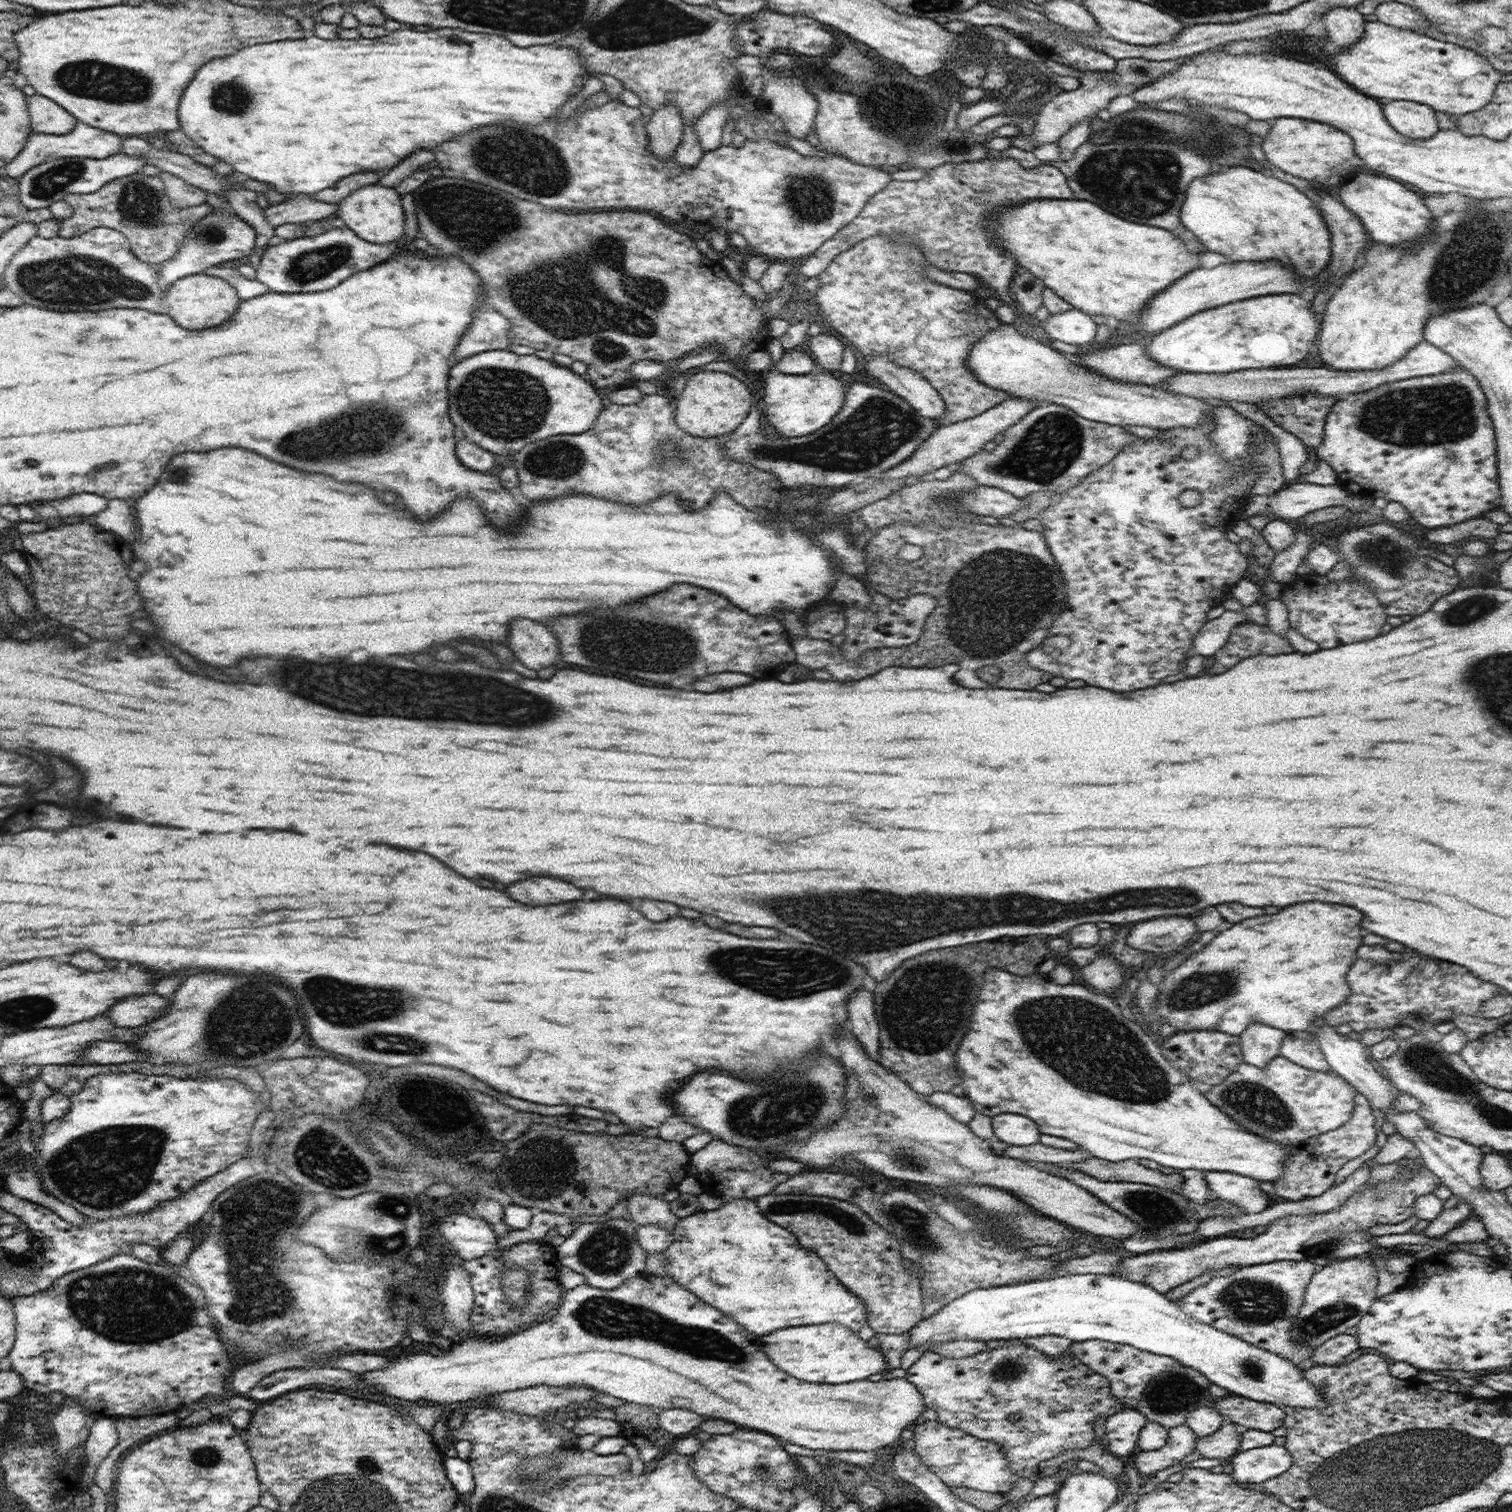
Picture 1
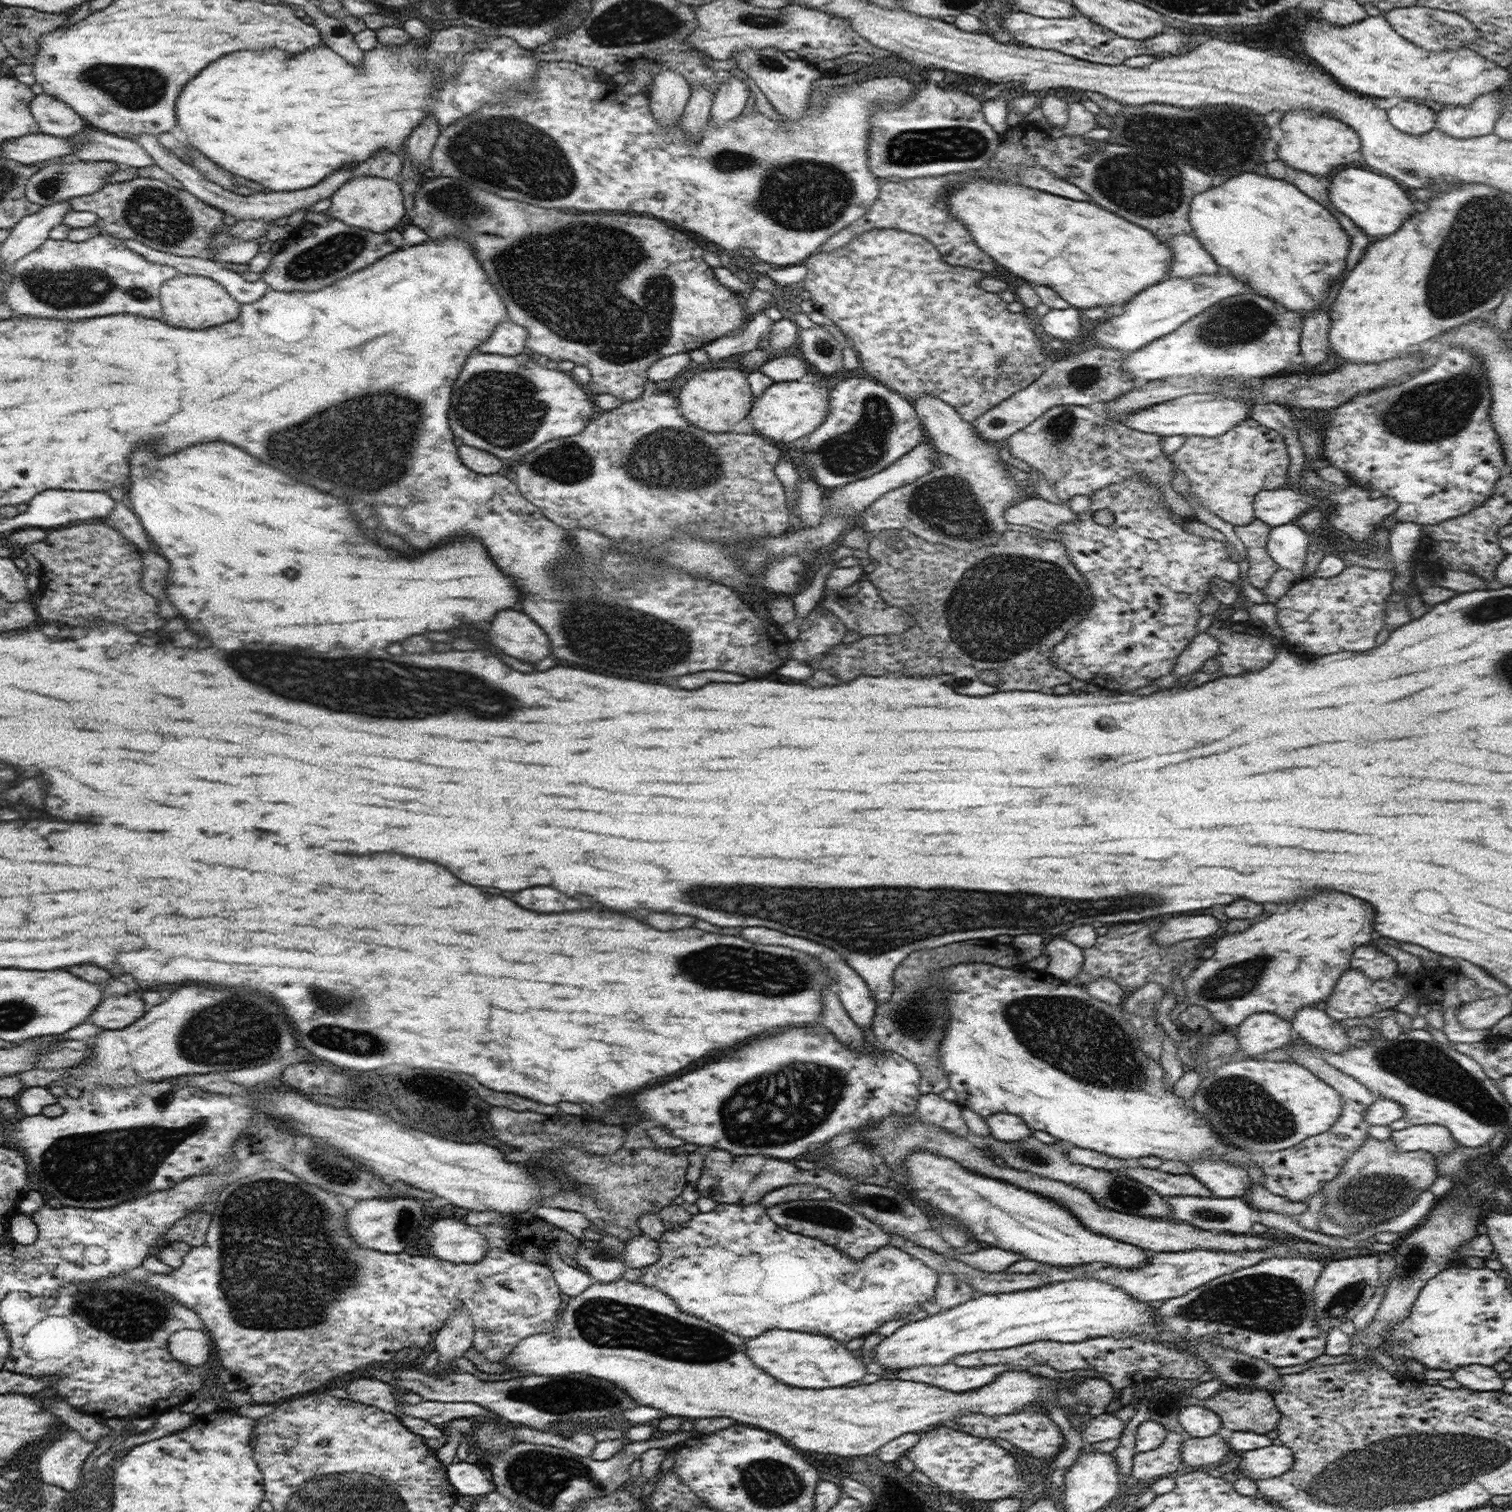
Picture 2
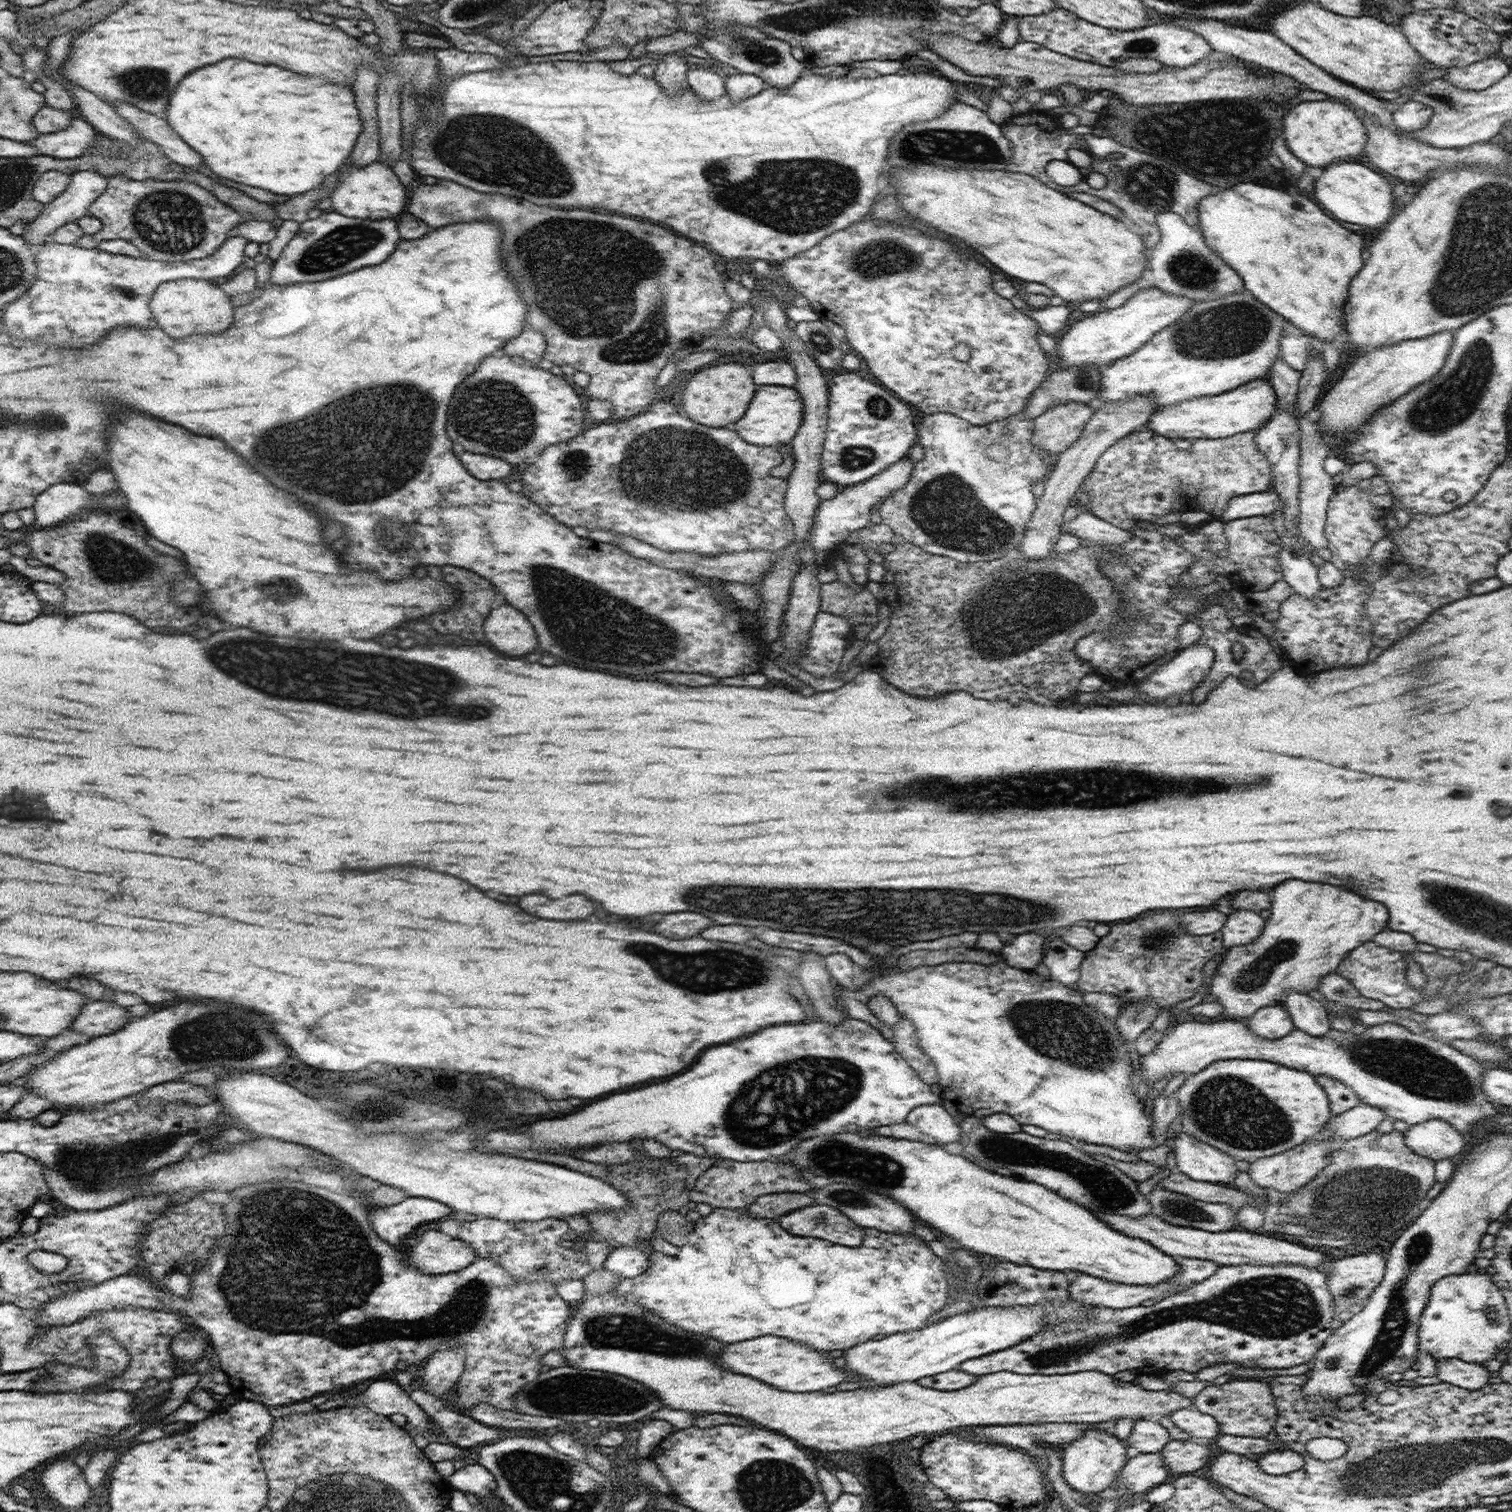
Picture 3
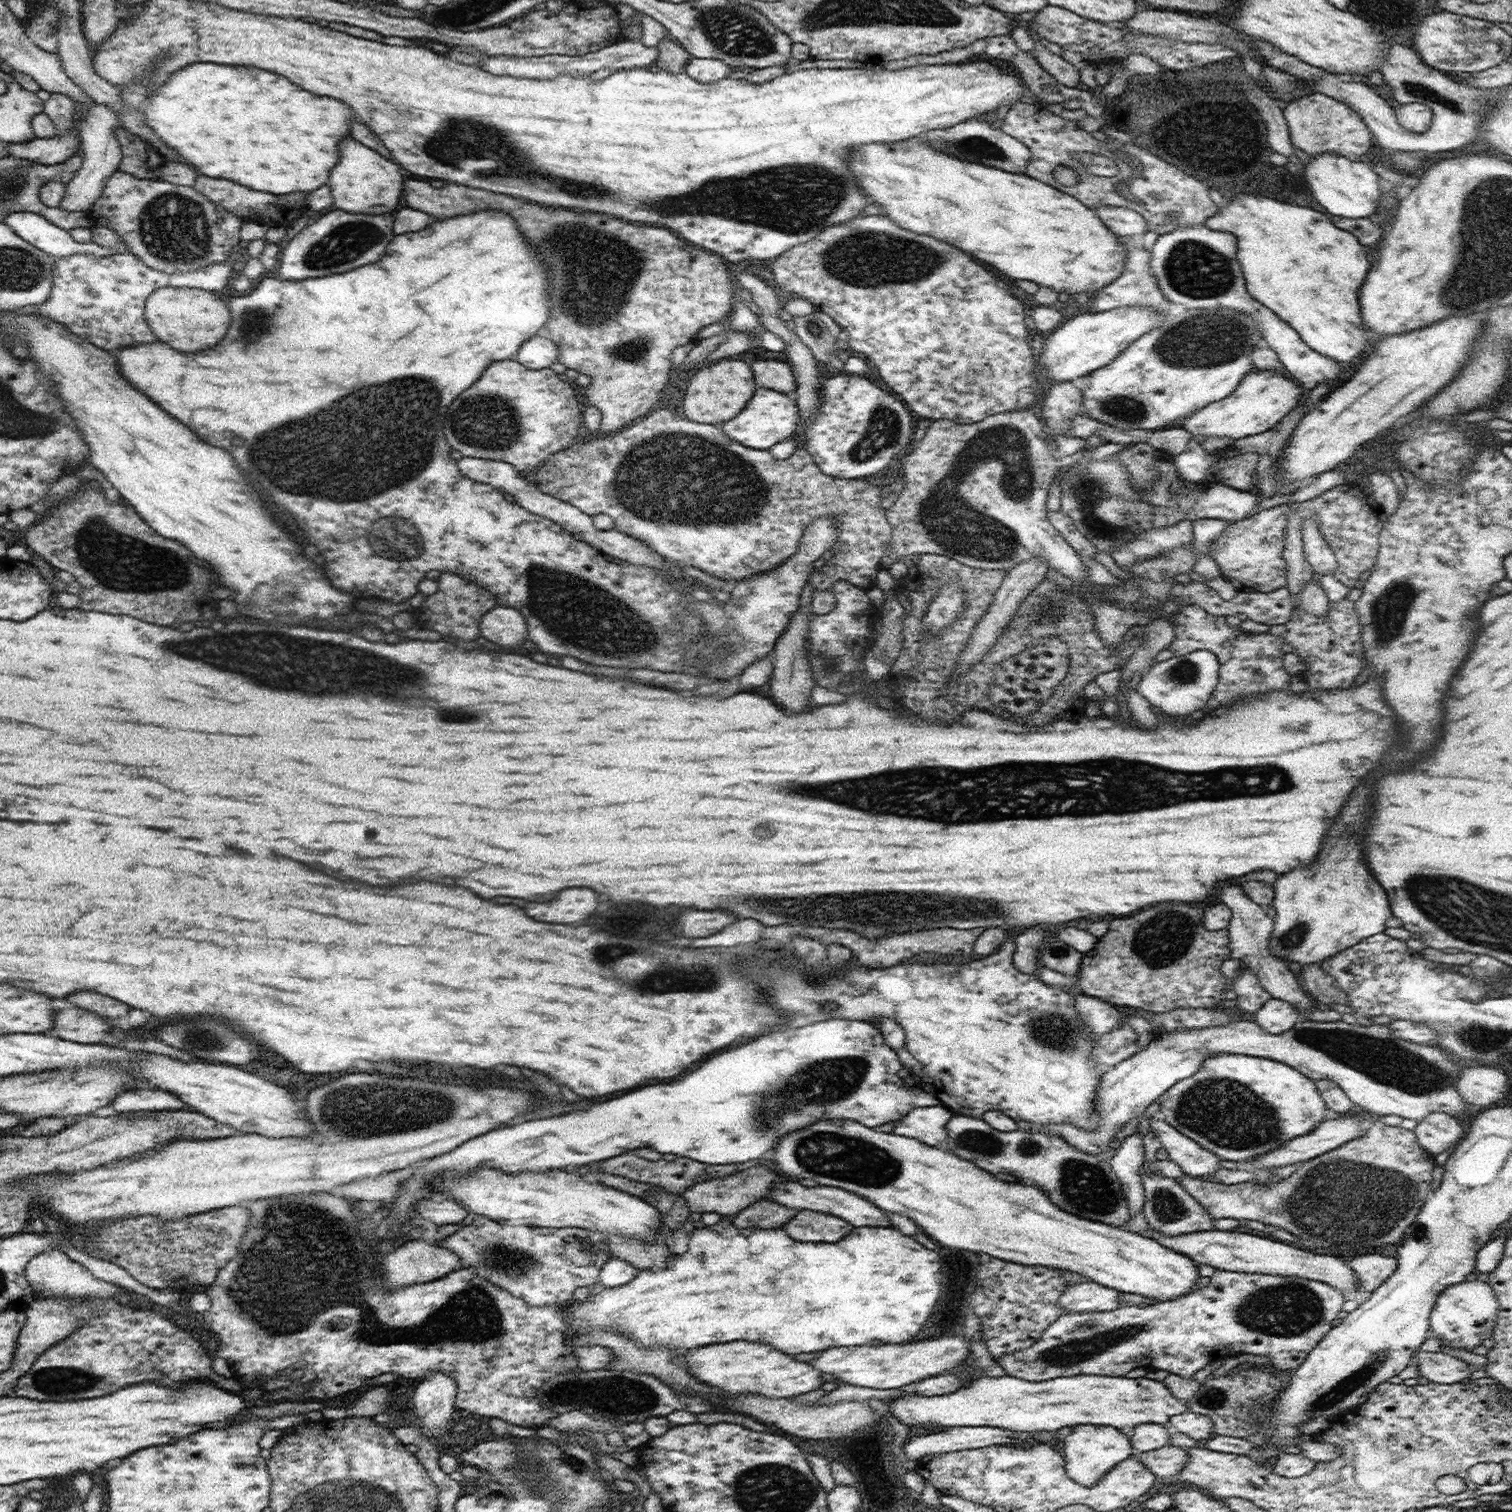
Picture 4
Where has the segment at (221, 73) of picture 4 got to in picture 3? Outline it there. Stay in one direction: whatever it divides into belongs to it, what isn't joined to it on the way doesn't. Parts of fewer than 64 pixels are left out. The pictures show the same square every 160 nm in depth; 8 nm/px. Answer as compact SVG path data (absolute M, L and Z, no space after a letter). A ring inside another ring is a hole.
M226 58L218 64L190 72L172 94L166 117L168 125L182 136L186 144L200 152L204 164L218 176L289 197L318 188L326 176L338 172L350 156L348 144L352 150L362 132L350 88L338 88L316 76L304 78L274 64L264 66L238 58Z

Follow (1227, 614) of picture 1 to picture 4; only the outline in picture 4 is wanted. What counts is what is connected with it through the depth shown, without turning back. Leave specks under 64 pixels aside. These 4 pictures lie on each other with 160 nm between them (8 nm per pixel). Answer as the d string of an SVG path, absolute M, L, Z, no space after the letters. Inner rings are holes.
M1194 650L1184 656L1174 656L1170 660L1158 662L1143 673L1137 689L1153 704L1156 710L1162 710L1170 716L1186 716L1204 708L1210 694L1219 683L1217 656L1210 650Z

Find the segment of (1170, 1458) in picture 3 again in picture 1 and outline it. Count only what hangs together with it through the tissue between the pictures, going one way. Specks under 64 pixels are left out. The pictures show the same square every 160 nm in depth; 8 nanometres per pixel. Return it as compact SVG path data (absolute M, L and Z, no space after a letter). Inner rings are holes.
M1224 1418L1222 1426L1210 1436L1196 1436L1195 1450L1202 1458L1218 1458L1224 1462L1229 1461L1240 1450L1241 1434L1236 1431L1235 1422Z

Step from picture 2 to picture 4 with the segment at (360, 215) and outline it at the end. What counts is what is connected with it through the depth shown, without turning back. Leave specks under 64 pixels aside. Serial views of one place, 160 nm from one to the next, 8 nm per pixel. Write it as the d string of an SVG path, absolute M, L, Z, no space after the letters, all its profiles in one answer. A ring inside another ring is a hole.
M348 136L340 142L340 160L332 168L328 186L332 188L336 208L354 214L383 215L394 214L403 204L403 182L404 176L396 162Z

